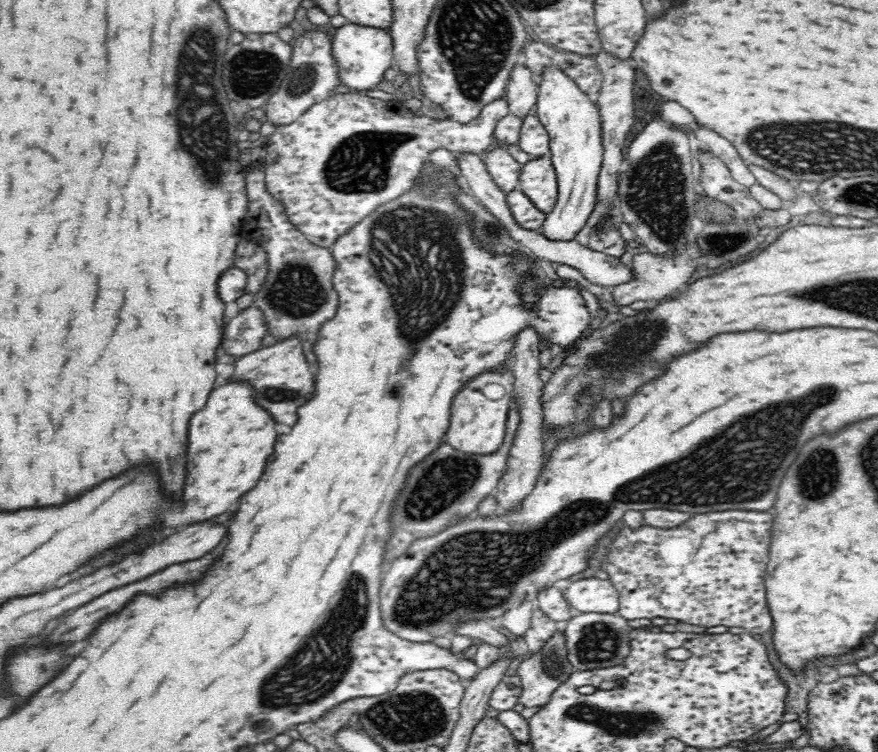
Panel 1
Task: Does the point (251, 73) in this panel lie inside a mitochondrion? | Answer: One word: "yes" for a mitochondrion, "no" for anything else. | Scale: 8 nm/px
yes

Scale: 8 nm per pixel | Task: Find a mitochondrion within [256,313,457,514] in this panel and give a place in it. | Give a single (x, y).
(276, 394)

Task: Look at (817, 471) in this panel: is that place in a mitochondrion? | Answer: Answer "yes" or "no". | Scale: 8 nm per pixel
yes

